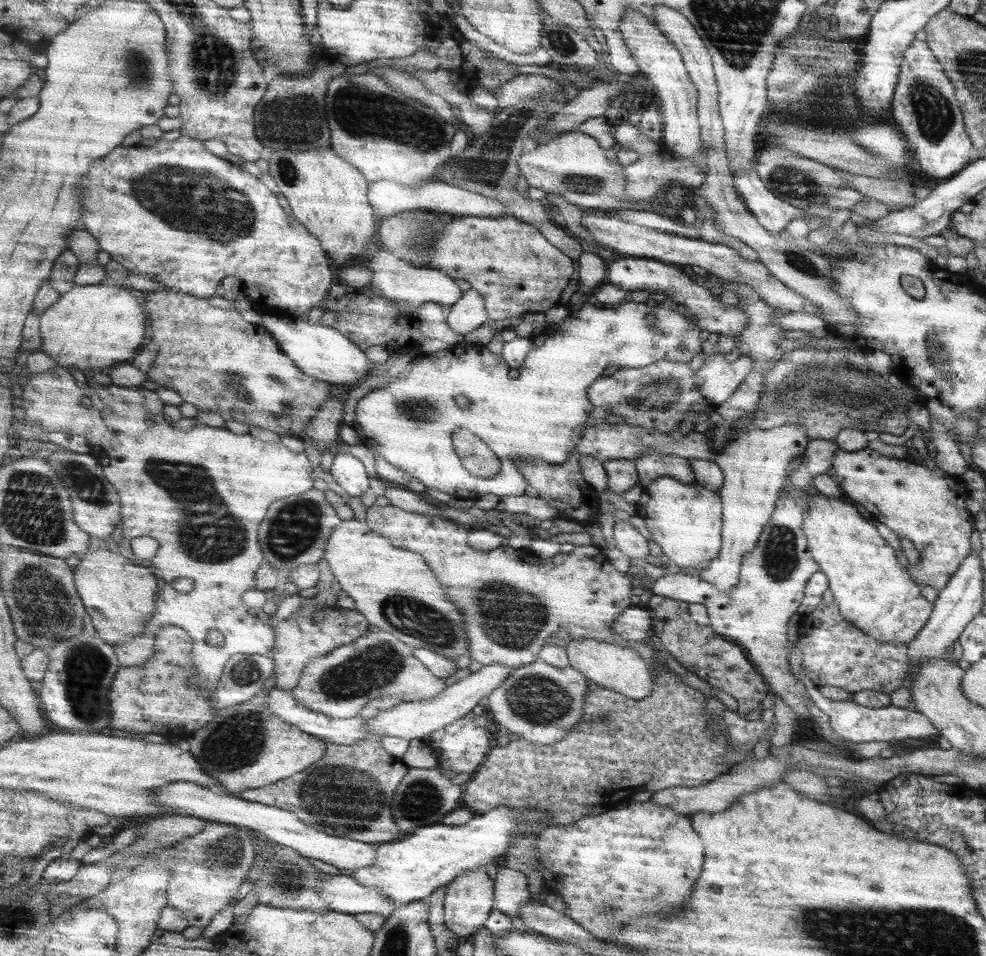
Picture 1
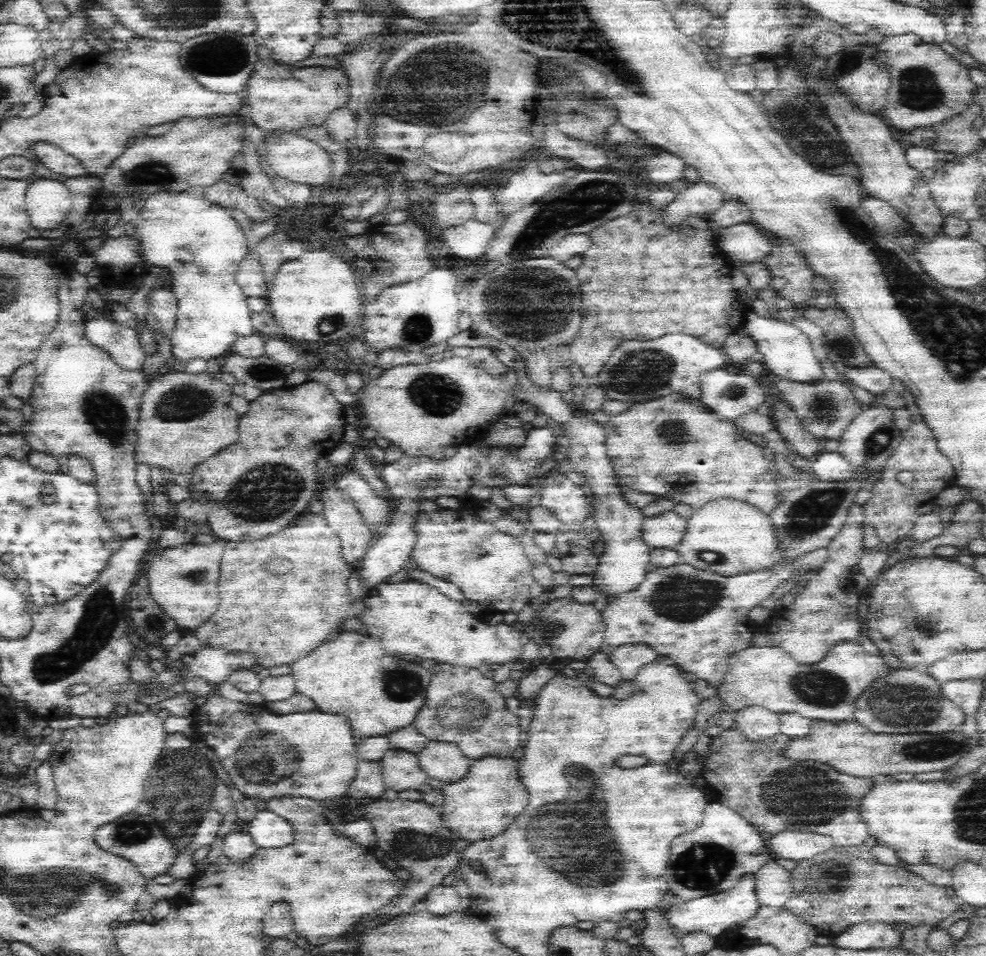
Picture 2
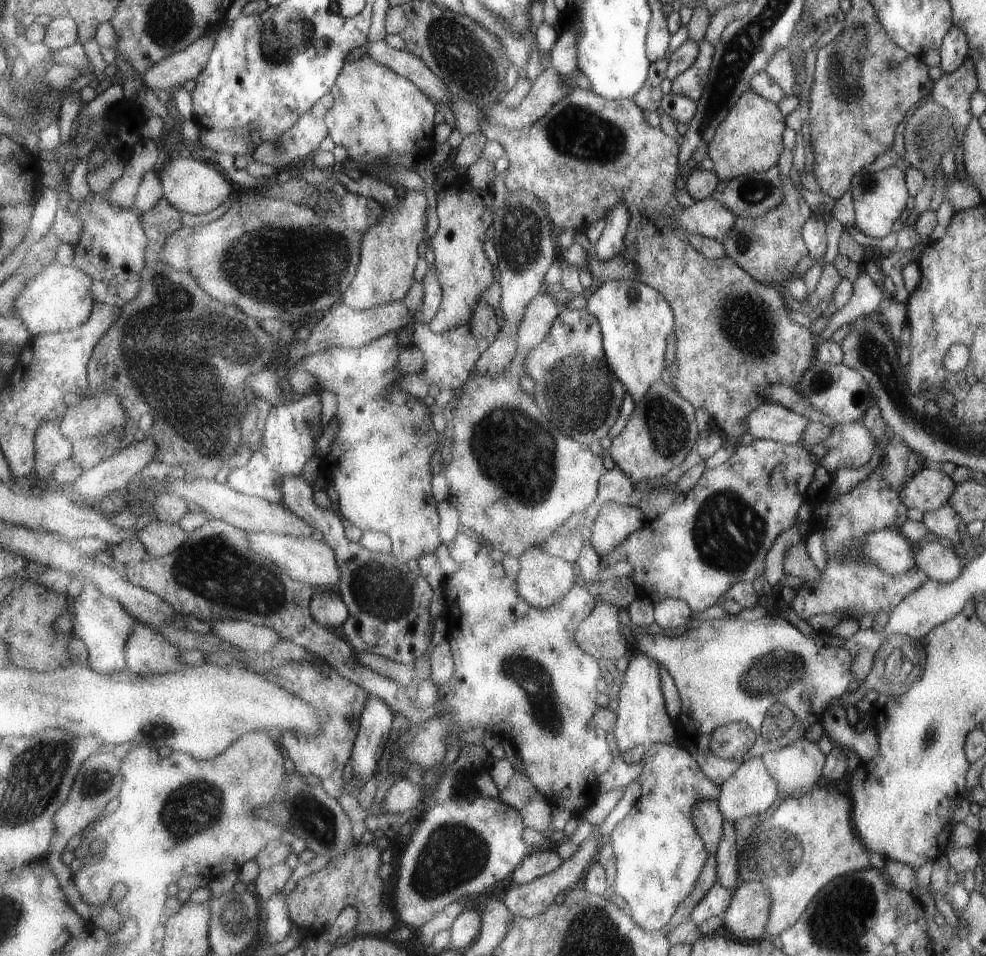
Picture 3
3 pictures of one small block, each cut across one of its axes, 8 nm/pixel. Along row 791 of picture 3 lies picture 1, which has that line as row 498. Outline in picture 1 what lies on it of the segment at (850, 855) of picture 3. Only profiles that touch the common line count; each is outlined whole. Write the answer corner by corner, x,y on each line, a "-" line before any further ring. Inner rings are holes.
813,492
811,500
807,502
807,508
809,510
803,516
807,552
813,558
815,566
819,566
819,572
825,574
829,584
827,590
833,594
839,614
855,628
883,644
909,644
911,640
915,640
915,636
927,624
927,618
933,612
933,602
927,602
921,596
921,588
911,582
911,576
901,556
891,546
887,546
887,542
877,534
875,526
871,526
861,518
861,514
857,514
853,504
845,504
837,498
827,498
823,494

